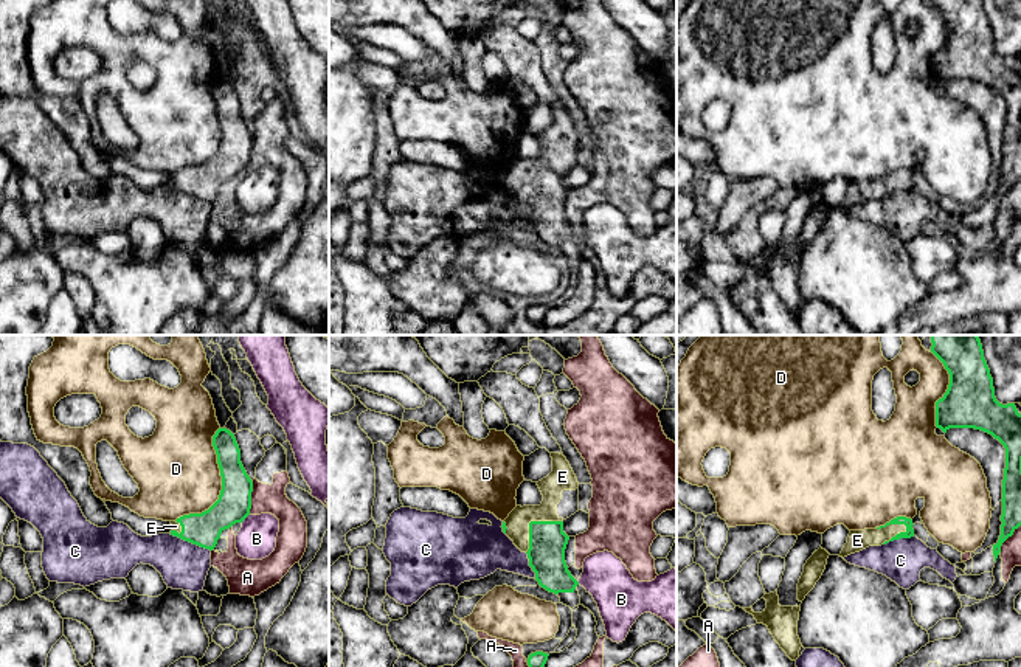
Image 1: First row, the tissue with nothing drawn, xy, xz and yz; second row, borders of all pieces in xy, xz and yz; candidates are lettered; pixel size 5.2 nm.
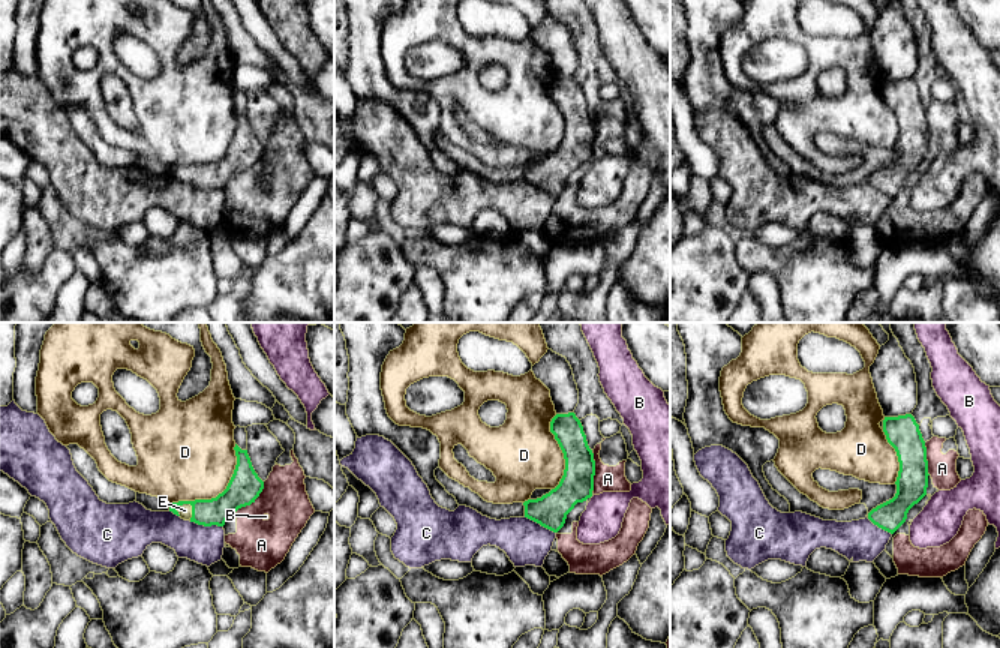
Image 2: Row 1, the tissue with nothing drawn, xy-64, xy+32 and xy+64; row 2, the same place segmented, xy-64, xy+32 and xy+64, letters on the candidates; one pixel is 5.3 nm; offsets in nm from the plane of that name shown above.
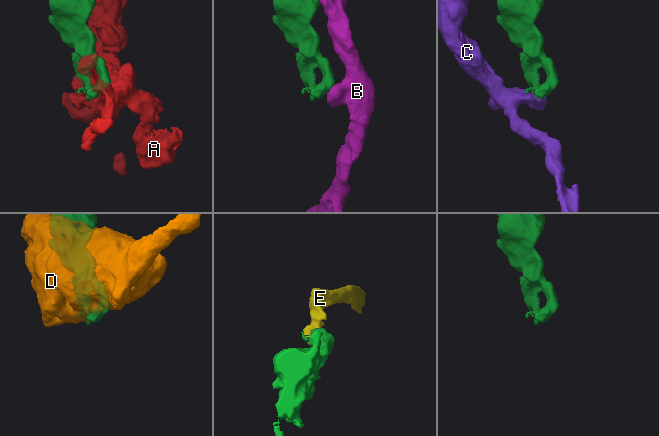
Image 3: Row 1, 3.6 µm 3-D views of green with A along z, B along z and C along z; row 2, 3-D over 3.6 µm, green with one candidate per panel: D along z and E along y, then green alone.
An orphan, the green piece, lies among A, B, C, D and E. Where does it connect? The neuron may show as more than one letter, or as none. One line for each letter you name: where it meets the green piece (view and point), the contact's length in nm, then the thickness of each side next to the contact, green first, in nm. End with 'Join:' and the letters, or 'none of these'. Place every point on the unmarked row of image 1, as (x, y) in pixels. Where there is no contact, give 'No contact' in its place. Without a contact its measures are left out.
E: Touches green at xz (531, 174). Shared border 260 nm. Thickness 190 nm (green) against 120 nm
Join: E

